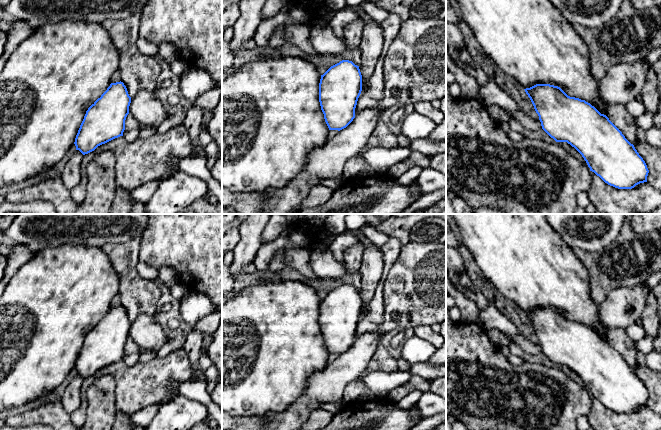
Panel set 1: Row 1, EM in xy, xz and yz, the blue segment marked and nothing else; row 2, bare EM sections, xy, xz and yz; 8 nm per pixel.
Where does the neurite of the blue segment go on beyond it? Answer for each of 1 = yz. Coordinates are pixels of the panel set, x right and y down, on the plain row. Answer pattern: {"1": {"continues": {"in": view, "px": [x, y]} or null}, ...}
{"1": {"continues": null}}

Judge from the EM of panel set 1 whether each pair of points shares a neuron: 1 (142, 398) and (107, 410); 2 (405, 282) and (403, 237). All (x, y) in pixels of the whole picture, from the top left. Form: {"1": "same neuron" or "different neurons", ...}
{"1": "different neurons", "2": "different neurons"}

